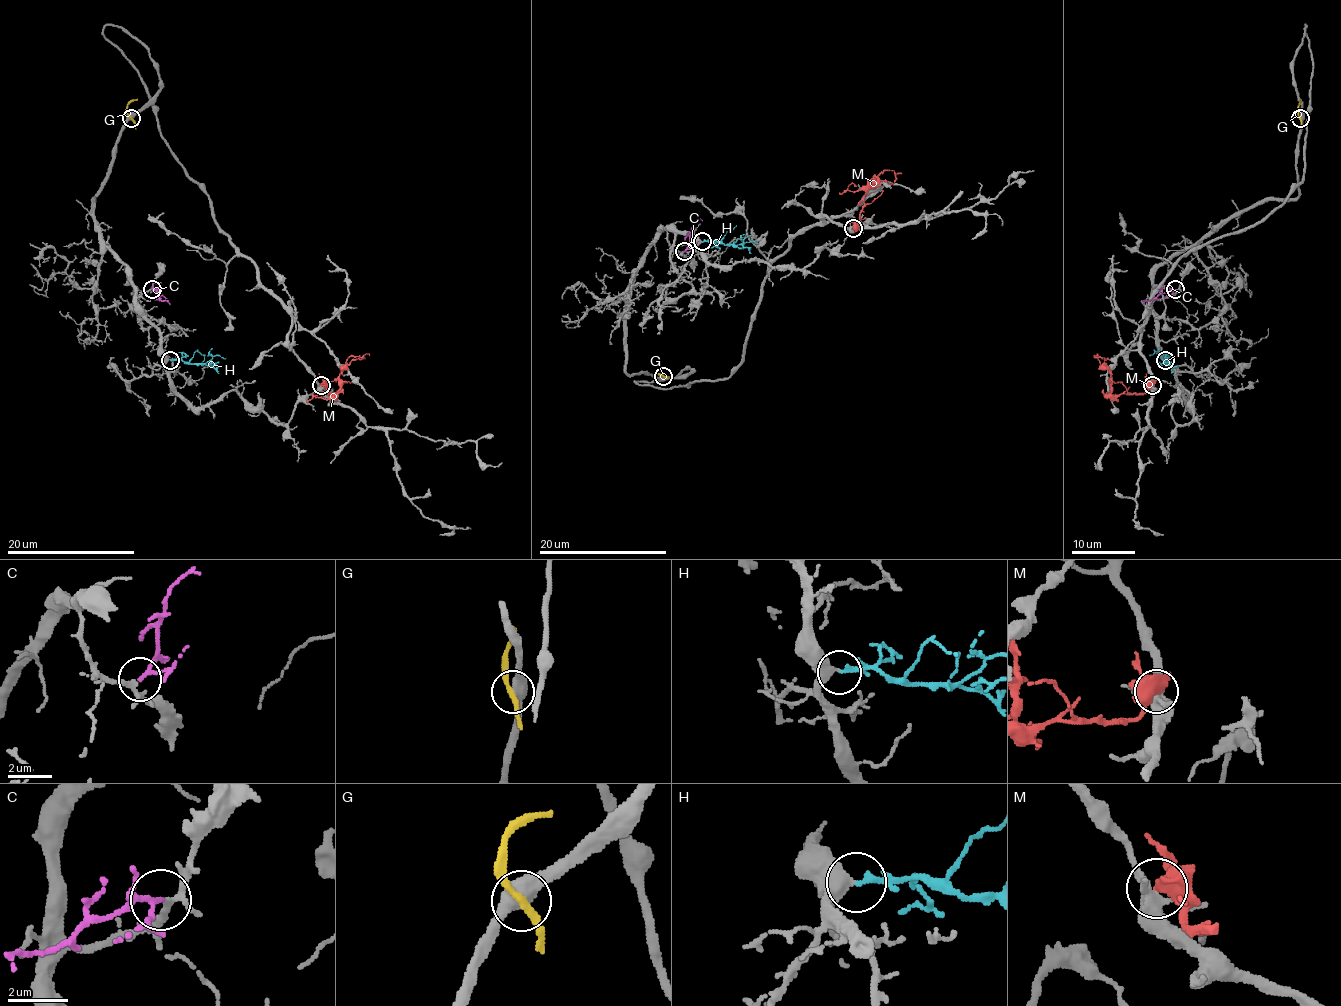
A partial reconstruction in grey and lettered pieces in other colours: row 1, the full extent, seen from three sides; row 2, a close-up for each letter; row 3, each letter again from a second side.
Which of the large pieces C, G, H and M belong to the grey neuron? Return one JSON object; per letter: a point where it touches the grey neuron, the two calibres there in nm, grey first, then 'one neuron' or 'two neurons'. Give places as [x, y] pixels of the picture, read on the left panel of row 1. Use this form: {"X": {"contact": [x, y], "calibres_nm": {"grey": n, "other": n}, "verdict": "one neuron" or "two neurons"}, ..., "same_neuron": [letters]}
{"C": {"contact": [152, 289], "calibres_nm": {"grey": 160, "other": 130}, "verdict": "one neuron"}, "G": {"contact": [131, 118], "calibres_nm": {"grey": 550, "other": 200}, "verdict": "two neurons"}, "H": {"contact": [170, 360], "calibres_nm": {"grey": 480, "other": 200}, "verdict": "one neuron"}, "M": {"contact": [321, 385], "calibres_nm": {"grey": 400, "other": 460}, "verdict": "two neurons"}, "same_neuron": ["C", "H"]}

